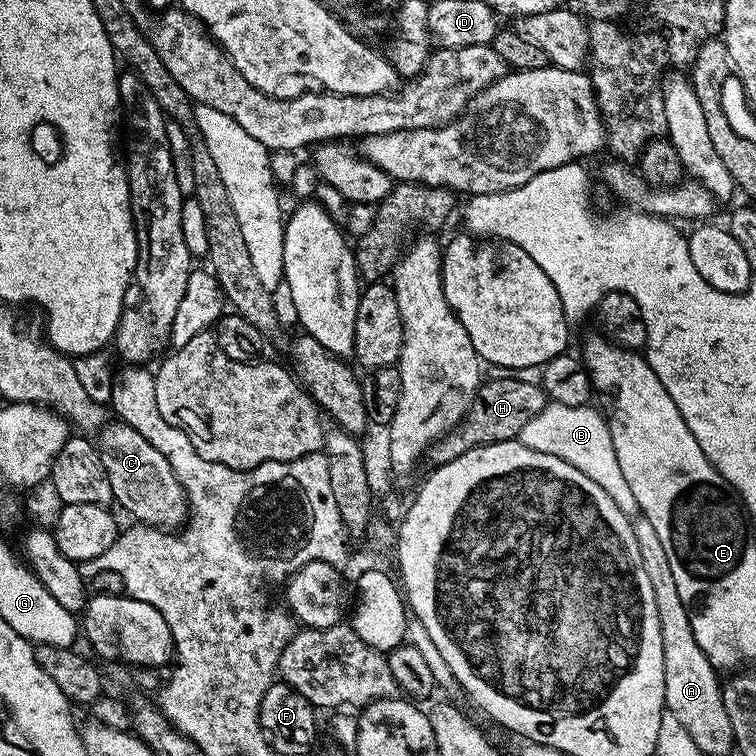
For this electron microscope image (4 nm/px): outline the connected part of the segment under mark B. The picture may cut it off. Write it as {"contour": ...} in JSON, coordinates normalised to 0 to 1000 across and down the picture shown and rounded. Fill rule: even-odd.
{"contour":[[[726,532],[717,548],[706,548],[696,563],[690,563],[685,578],[690,590],[701,590],[701,595],[712,595],[717,601],[733,601],[733,606],[743,606],[759,616],[759,622],[770,622],[775,632],[786,632],[807,659],[812,659],[812,669],[832,684],[847,677],[844,664],[833,643],[817,618],[817,606],[812,601],[812,585],[807,579],[804,557],[792,538],[783,540],[778,534],[770,537],[743,537]]]}

